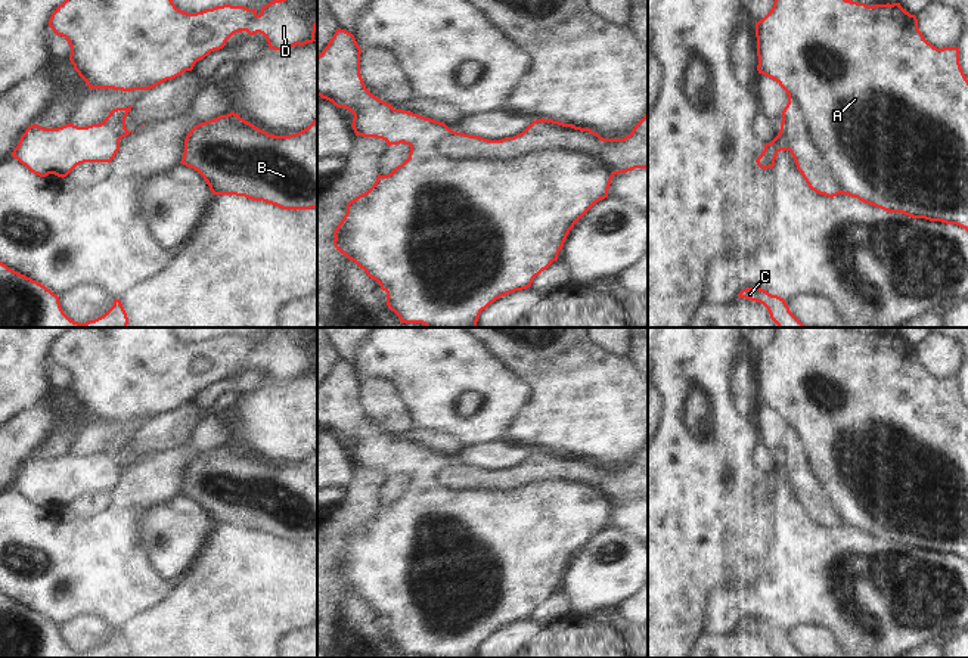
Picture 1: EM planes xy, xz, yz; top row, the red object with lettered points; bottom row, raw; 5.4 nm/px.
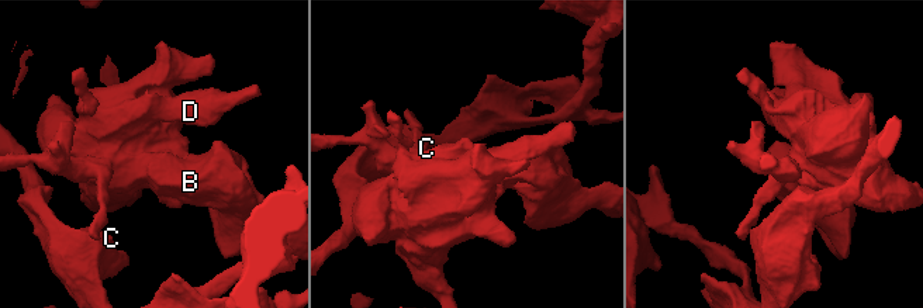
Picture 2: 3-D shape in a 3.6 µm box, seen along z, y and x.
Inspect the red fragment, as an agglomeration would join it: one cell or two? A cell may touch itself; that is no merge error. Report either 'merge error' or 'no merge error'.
merge error

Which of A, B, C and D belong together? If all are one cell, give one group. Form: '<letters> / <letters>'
A C D / B

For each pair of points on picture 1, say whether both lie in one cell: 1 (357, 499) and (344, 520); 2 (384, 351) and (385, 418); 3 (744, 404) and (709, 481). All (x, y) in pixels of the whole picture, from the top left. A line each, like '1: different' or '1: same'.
1: same
2: different
3: different

